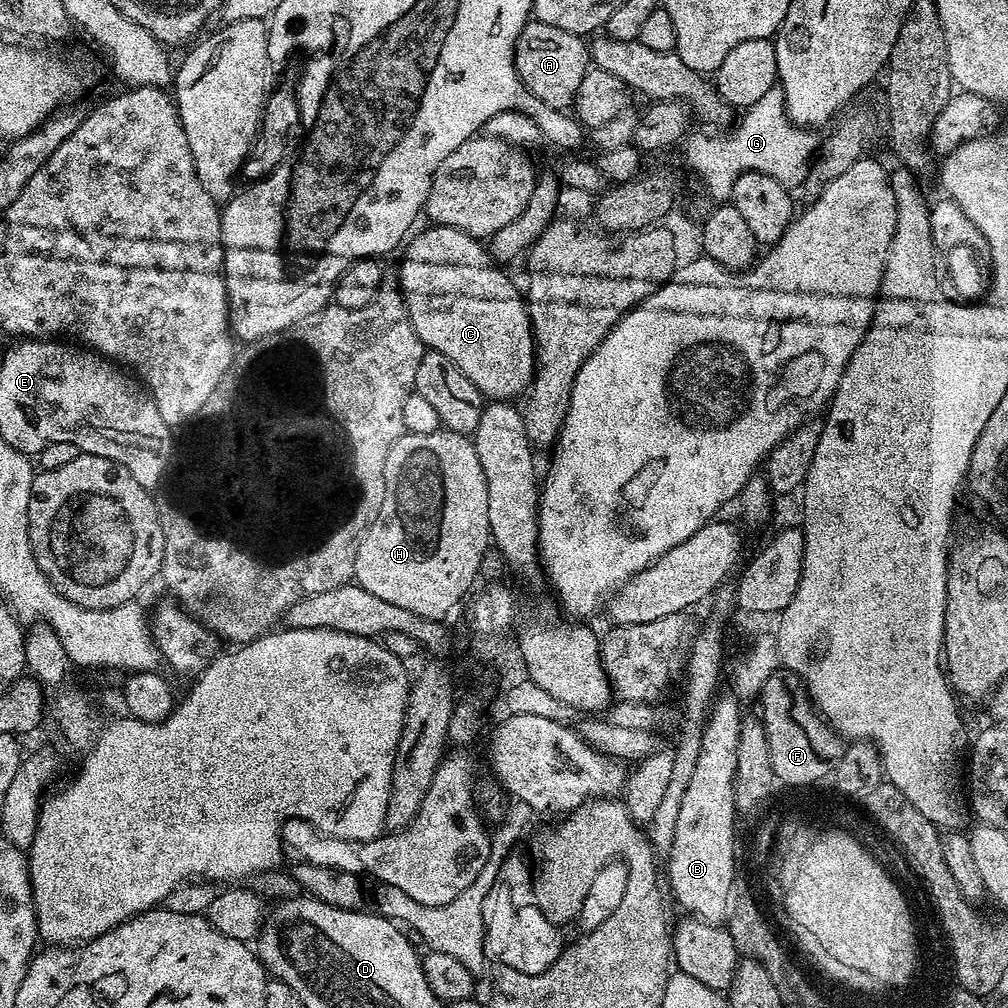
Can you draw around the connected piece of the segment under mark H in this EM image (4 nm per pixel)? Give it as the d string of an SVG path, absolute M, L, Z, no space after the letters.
M441 430L434 434L405 434L394 442L394 446L388 449L386 454L386 498L382 502L380 517L368 528L368 532L362 538L358 546L358 558L356 559L355 583L361 588L370 590L370 594L392 603L393 606L403 606L413 614L418 614L427 620L444 620L447 612L467 594L472 588L472 583L477 583L482 566L482 558L488 553L490 547L490 514L486 502L486 474L482 474L482 462L478 462L476 445L467 435Z

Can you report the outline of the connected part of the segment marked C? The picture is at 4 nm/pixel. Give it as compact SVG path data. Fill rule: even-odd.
M428 226L425 232L418 232L407 241L403 249L404 261L400 264L398 279L408 317L418 338L425 349L437 351L452 360L453 366L485 397L496 402L508 402L516 398L512 396L523 397L532 382L534 341L528 306L521 289L520 292L516 289L515 282L504 273L507 271L492 259L489 249L485 245L483 248L480 245L483 243L477 237L467 236L457 228L439 226Z

